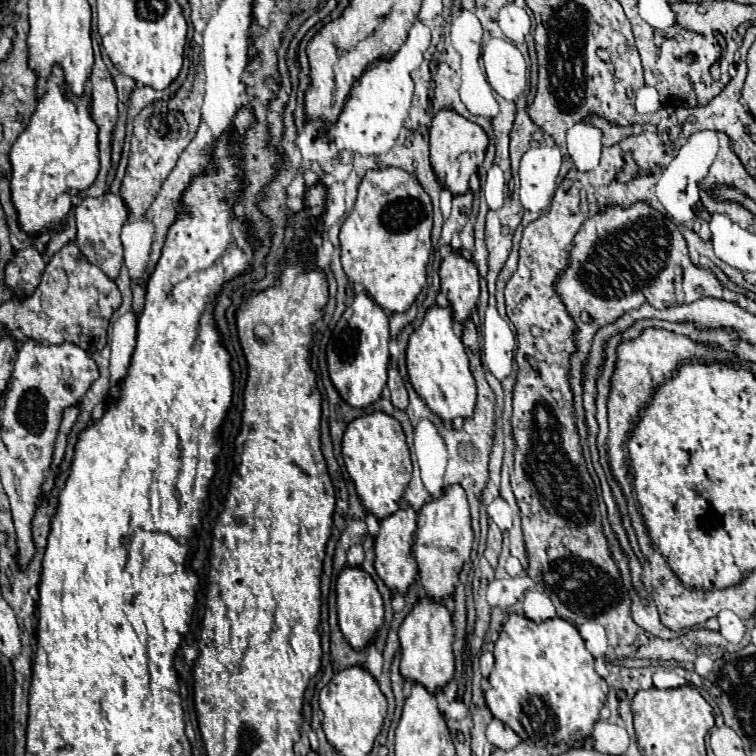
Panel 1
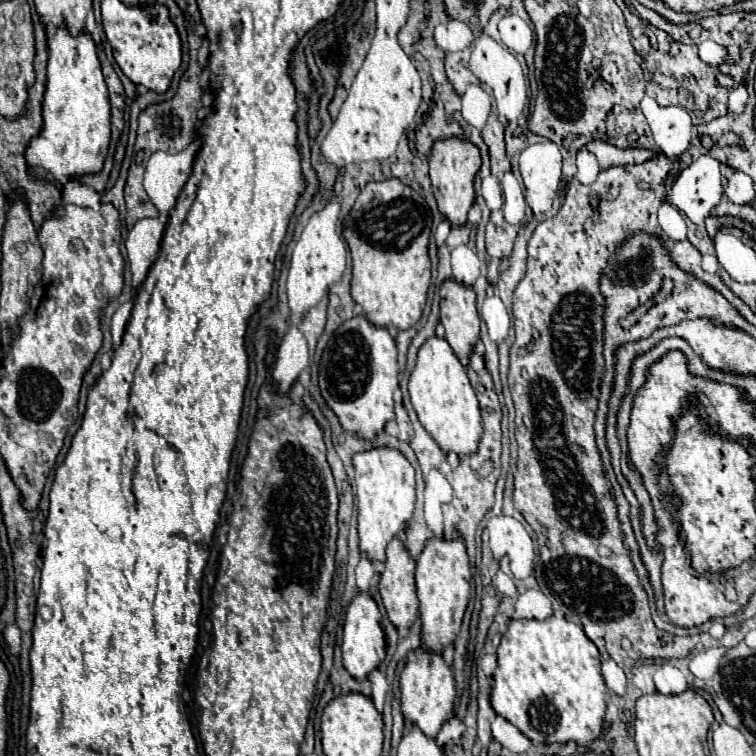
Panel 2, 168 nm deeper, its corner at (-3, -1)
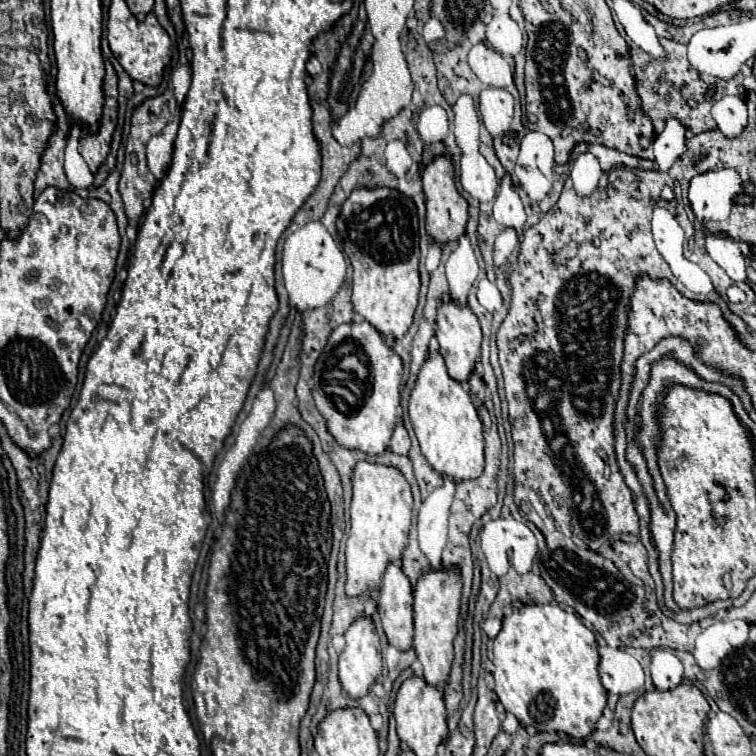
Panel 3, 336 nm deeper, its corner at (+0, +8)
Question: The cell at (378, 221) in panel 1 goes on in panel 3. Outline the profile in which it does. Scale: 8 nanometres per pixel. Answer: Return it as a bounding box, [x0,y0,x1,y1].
[338,187,420,339]

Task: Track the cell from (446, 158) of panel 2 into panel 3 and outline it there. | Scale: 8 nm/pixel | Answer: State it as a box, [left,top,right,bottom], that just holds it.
[422,157,468,245]

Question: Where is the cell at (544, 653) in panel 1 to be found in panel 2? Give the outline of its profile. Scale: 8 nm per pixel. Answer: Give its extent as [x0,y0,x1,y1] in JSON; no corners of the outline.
[491,614,607,746]

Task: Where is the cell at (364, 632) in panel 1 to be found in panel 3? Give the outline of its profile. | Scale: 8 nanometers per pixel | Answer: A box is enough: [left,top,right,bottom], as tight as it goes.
[338,619,382,699]

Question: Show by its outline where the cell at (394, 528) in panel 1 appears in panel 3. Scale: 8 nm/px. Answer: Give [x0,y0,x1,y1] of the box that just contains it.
[378,565,412,651]

